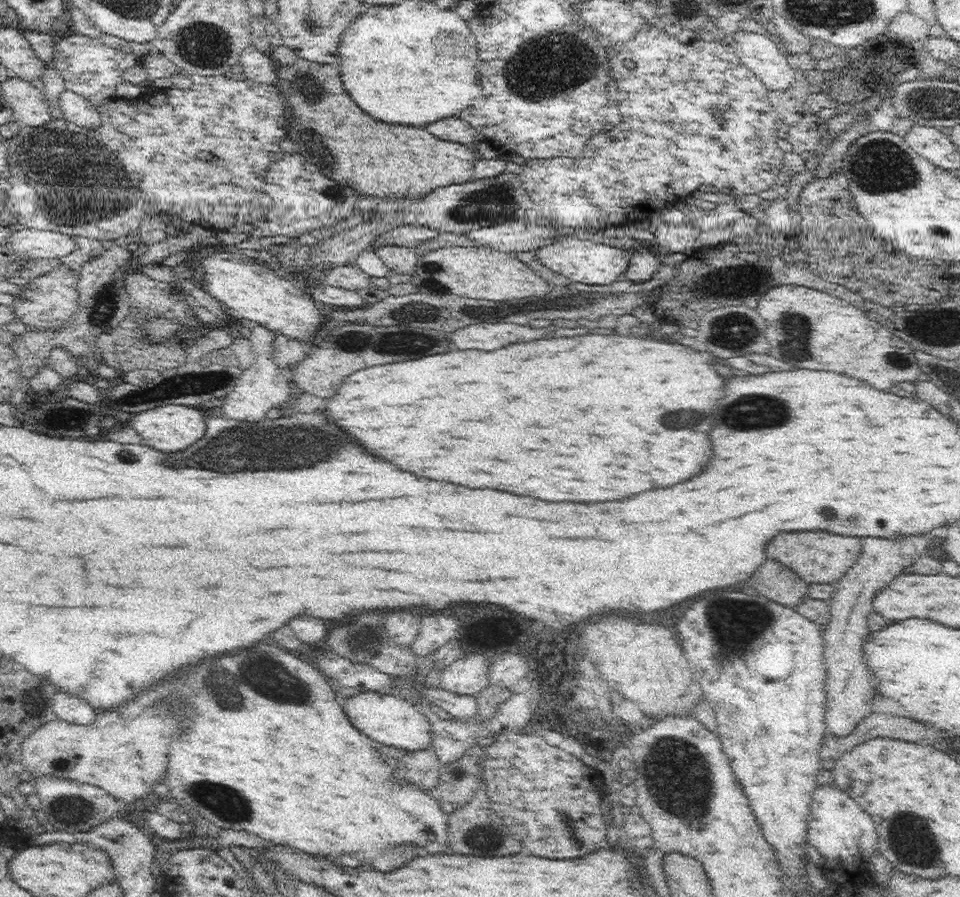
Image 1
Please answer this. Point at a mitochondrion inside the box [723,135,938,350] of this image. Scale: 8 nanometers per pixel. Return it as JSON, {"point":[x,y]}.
{"point":[874,166]}

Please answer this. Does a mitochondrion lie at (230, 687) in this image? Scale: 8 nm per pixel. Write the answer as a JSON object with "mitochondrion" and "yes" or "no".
{"mitochondrion":"yes"}

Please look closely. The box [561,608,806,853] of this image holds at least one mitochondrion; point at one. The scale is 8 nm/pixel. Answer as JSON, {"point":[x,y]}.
{"point":[683,780]}

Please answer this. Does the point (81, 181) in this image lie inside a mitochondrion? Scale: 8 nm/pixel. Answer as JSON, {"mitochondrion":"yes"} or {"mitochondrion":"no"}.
{"mitochondrion":"yes"}

